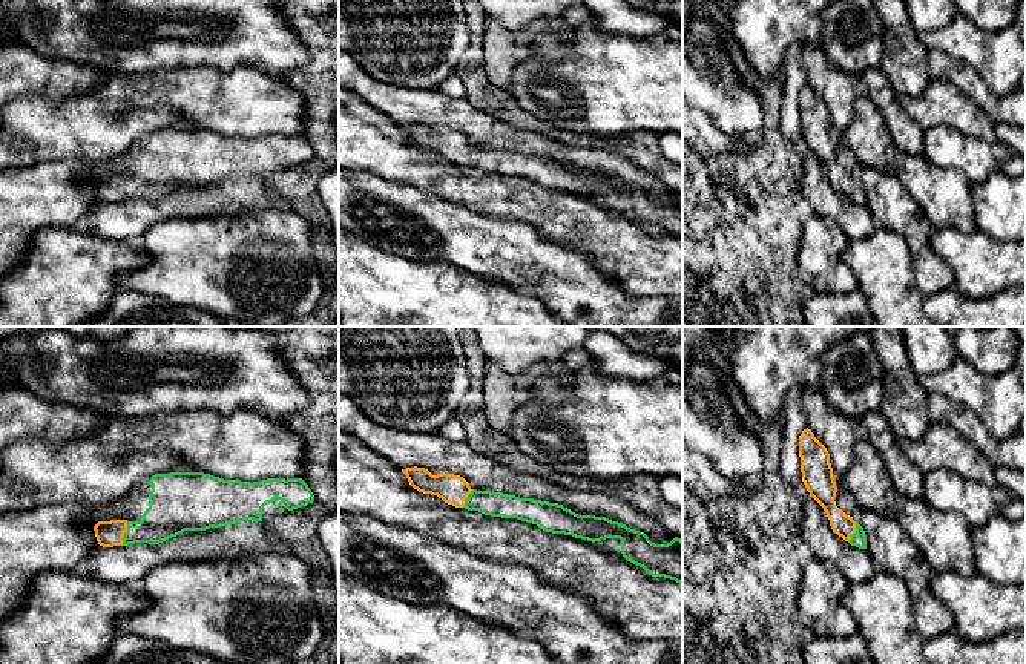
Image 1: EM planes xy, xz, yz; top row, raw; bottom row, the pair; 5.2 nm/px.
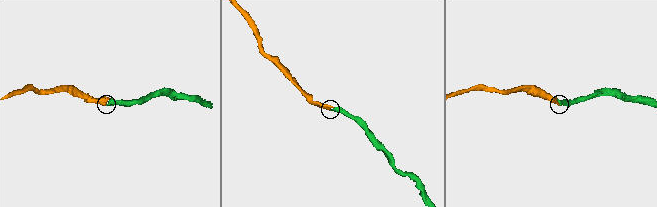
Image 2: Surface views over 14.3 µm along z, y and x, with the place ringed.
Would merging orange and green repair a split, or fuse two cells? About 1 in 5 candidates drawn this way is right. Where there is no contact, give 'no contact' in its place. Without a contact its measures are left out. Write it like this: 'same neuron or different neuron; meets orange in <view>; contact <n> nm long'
same neuron; meets orange in xy; contact 130 nm long

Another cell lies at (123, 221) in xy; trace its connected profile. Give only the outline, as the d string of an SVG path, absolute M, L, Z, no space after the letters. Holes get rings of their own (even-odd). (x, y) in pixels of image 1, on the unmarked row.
M244 176L206 187L184 187L159 201L100 202L84 215L81 227L106 239L140 241L156 222L238 219L264 210L291 210L291 204L261 178Z

